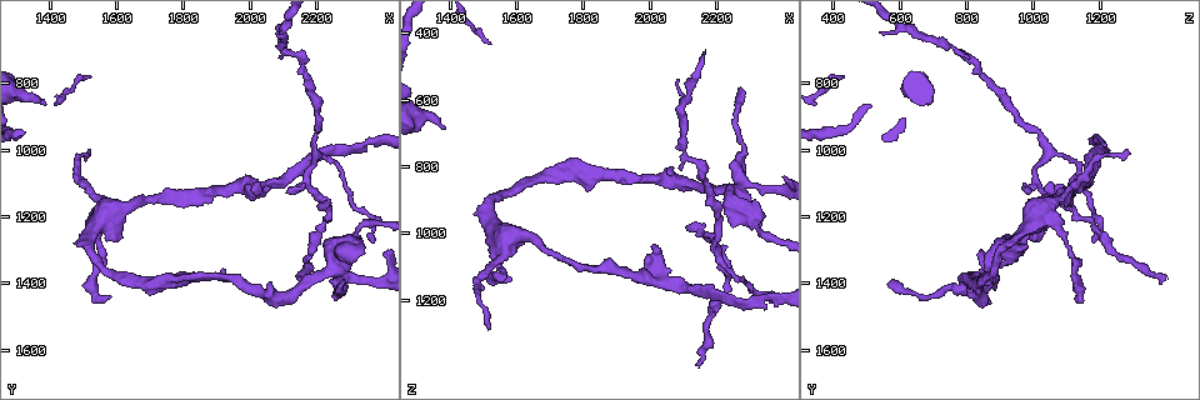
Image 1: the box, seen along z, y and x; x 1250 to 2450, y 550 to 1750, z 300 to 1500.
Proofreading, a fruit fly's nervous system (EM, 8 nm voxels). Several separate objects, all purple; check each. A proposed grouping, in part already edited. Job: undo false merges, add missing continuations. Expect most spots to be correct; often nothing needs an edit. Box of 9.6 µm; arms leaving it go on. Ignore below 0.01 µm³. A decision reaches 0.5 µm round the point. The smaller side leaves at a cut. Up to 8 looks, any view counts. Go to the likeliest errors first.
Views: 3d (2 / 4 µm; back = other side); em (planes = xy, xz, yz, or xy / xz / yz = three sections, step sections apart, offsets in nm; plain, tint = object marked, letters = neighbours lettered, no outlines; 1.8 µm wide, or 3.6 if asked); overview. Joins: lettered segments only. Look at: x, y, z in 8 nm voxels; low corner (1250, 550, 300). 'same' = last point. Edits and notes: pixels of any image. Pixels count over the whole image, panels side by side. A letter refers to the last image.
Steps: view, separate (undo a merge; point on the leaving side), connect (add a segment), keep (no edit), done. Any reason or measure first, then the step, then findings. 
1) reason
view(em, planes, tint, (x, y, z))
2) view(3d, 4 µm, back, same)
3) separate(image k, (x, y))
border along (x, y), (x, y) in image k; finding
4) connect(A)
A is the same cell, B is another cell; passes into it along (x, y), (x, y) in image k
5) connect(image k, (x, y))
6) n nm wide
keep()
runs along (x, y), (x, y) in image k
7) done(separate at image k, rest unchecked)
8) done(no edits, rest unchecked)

branch stops here
view(3d, 4 µm, (1380, 860, 680))

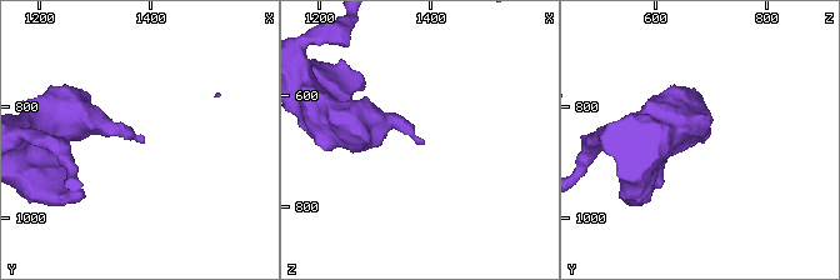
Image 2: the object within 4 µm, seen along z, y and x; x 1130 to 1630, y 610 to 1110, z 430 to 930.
need the tissue
view(em, planes, letters, (1380, 860, 690))

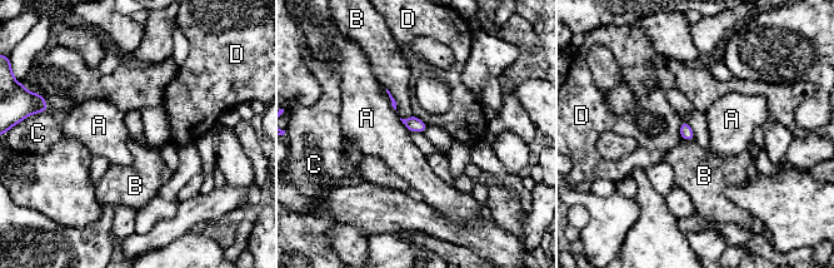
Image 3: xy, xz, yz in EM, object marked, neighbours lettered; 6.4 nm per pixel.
keep()
A, B, C and D are other cells; border along (682, 138), (694, 139) in image 3; no lettered segment goes on from it

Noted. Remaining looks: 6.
abrupt turn
view(em, planes, letters, (2170, 1110, 1010))

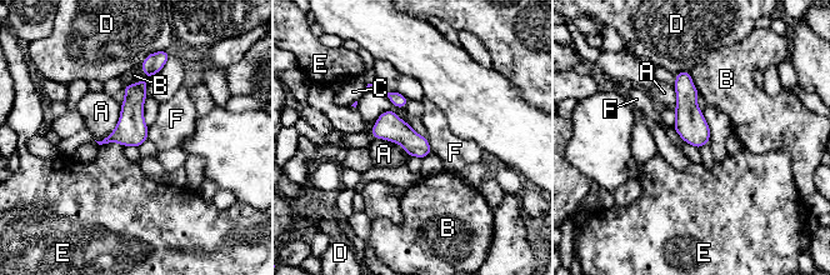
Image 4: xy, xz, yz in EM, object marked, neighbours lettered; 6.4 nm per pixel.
A touches over 300 nm
keep()
A, B, C, D, E and F are other cells; runs along (146, 65), (131, 119), (109, 139) in image 4; one neuron here

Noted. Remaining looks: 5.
four-way junction
view(em, 3.6 µm, xz, step 8, plain, (1570, 1170, 1050))

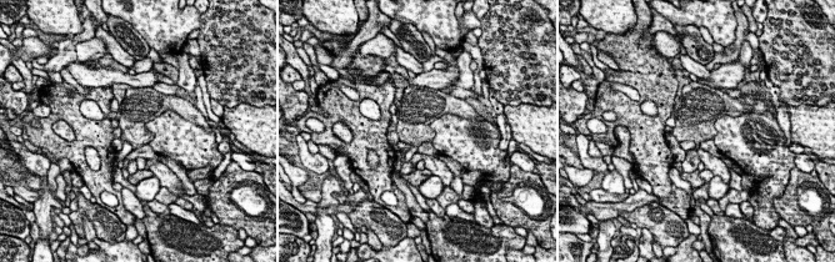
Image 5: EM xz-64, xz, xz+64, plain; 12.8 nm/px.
view(em, 3.6 µm, xz, step 8, letters, same)

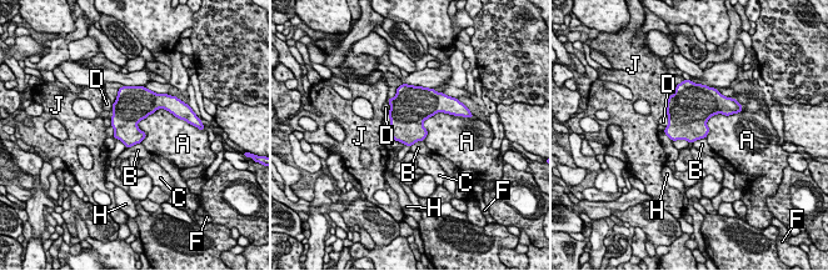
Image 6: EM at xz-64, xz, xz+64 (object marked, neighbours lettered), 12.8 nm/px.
keep()
A, B, C, D, F, H and J are other cells; border along (168, 110), (138, 123), (140, 141) in image 6; continuous, no second neuron

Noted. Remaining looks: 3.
done(no edits, rest unchecked)

